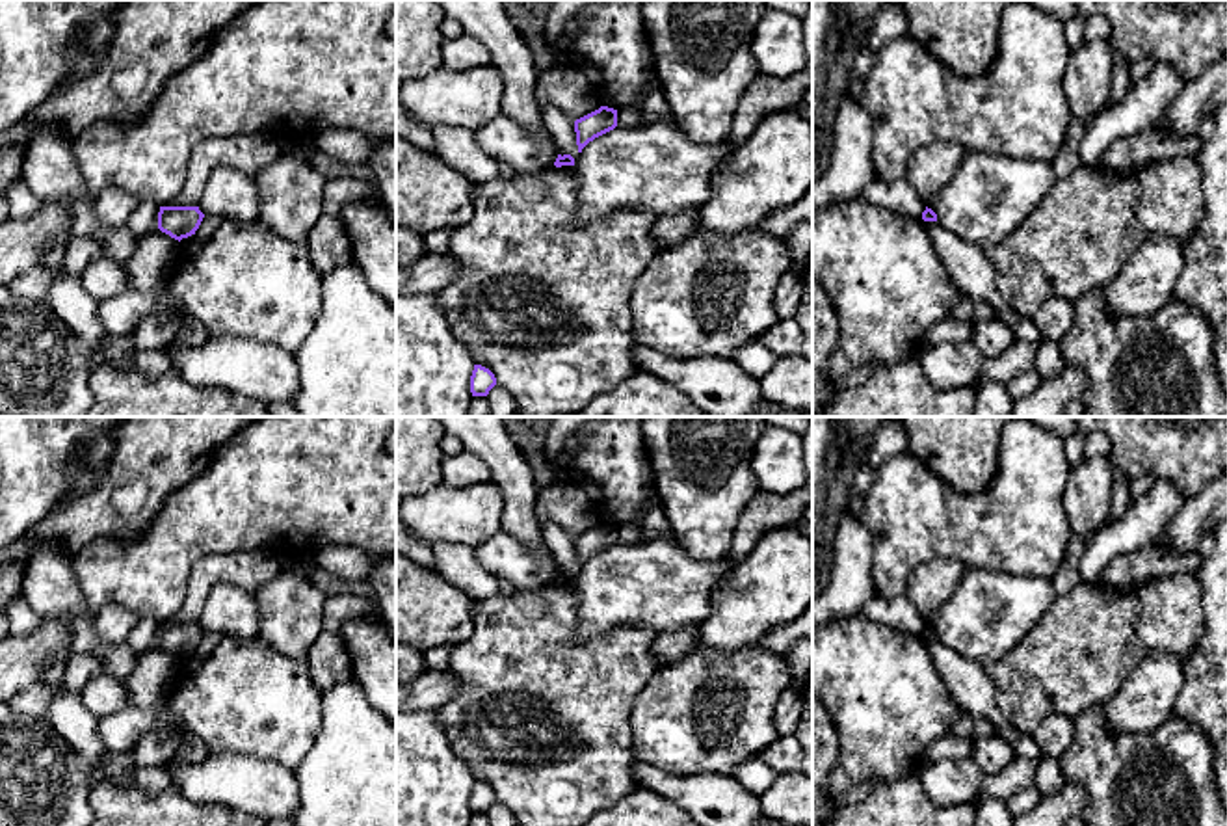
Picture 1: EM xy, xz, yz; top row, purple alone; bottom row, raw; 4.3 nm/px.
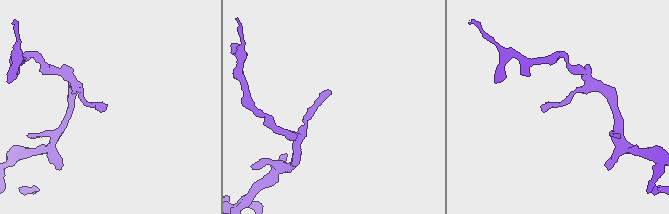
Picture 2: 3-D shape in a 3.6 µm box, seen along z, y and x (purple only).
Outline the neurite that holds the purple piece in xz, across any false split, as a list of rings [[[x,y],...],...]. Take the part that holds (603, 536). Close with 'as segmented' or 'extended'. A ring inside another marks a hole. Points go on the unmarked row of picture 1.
[[[600,523],[599,526],[574,538],[578,569],[595,554],[617,543],[617,526]]]; as segmented

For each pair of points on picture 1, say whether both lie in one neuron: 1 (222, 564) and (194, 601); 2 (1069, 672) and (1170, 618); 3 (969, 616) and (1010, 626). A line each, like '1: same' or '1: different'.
1: same
2: same
3: same

